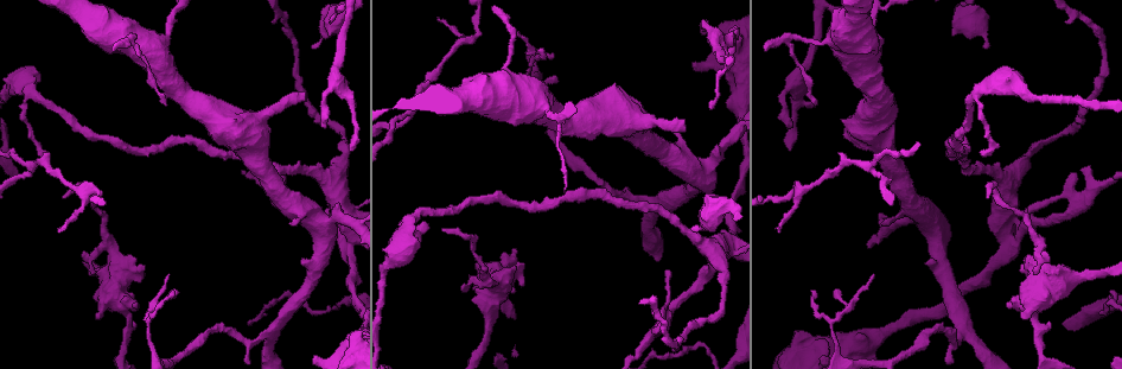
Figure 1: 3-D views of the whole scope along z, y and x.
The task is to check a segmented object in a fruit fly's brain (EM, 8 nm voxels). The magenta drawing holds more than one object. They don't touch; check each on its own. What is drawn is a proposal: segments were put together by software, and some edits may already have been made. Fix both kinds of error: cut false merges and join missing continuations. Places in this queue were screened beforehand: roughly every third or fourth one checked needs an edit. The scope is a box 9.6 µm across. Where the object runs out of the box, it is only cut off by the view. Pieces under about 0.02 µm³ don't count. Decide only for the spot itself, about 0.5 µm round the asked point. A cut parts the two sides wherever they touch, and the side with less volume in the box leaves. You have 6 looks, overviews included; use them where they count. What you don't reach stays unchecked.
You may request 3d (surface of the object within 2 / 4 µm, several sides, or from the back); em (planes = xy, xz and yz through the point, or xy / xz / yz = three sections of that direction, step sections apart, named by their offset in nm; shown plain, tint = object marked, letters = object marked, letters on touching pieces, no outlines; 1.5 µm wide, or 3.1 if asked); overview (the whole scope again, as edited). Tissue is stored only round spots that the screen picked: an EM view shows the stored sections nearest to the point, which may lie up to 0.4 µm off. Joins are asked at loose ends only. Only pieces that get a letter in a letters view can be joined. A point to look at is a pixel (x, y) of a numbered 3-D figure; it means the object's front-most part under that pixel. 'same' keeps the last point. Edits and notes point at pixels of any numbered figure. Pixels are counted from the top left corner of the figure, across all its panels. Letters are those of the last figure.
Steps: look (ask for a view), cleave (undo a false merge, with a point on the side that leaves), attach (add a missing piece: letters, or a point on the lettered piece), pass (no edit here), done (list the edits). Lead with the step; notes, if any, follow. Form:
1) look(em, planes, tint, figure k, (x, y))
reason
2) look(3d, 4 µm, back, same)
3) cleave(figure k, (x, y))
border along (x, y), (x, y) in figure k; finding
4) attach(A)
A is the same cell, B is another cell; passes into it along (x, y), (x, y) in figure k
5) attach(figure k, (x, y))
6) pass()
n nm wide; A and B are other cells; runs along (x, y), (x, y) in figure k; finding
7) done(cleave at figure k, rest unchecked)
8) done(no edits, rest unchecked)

look(3d, 2 µm, figure 1, (57, 228))
thin end

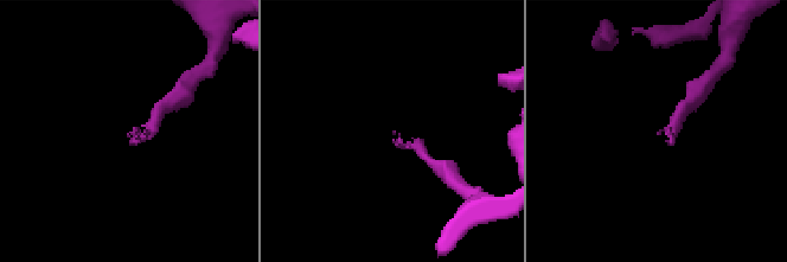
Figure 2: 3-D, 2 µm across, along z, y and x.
look(em, planes, letters, figure 2, (395, 142))
need the tissue

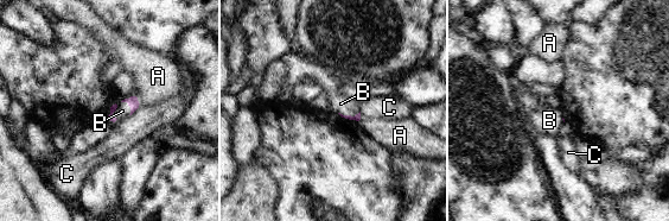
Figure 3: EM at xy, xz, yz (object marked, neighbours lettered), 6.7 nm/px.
attach(B)
B is the same cell, A and C are other cells; passes into it along (113, 108), (113, 112), (122, 111) in figure 3; it goes on there

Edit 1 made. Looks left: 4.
look(overview)

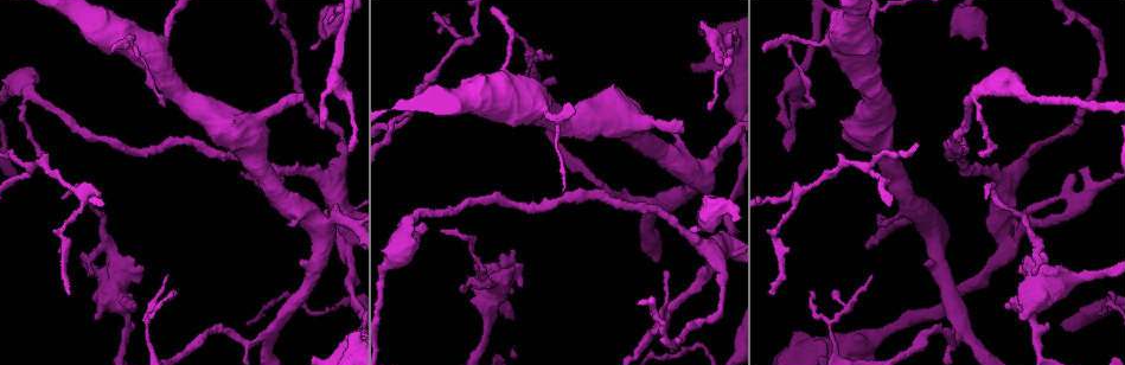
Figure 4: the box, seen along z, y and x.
look(3d, 4 µm, figure 4, (62, 199))
branch stops here

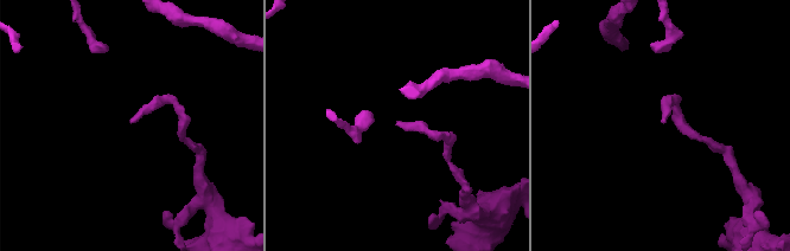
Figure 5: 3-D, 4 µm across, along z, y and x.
look(em, planes, letters, figure 5, (661, 121))

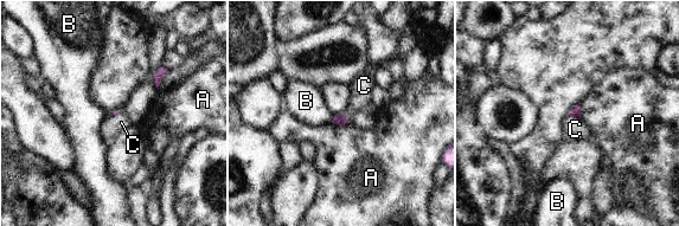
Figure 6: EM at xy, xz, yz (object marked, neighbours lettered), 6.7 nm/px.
attach(B)
A touches over 140 nm; B is the same cell, A and C are other cells; passes into it along (339, 120), (333, 118), (306, 101) in figure 6; it goes on there

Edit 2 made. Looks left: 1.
look(em, planes, letters, figure 4, (542, 59))
branch stops here

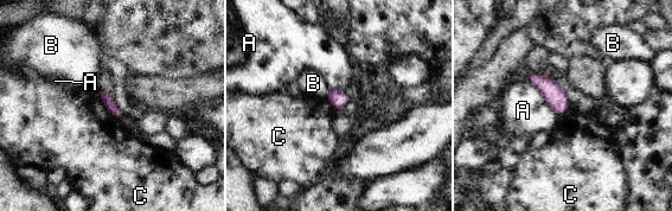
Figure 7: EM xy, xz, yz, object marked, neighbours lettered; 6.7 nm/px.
pass()
A, B and C are other cells; border along (100, 93), (102, 103), (114, 116) in figure 7; no lettered piece goes on from it

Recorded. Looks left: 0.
done(attach at figure 3, attach at figure 6, rest unchecked)

